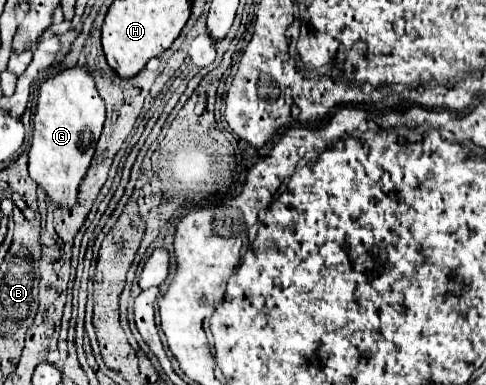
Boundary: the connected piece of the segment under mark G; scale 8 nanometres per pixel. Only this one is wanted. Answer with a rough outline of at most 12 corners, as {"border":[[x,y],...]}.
{"border":[[85,68],[41,84],[29,176],[77,204],[105,122]]}

